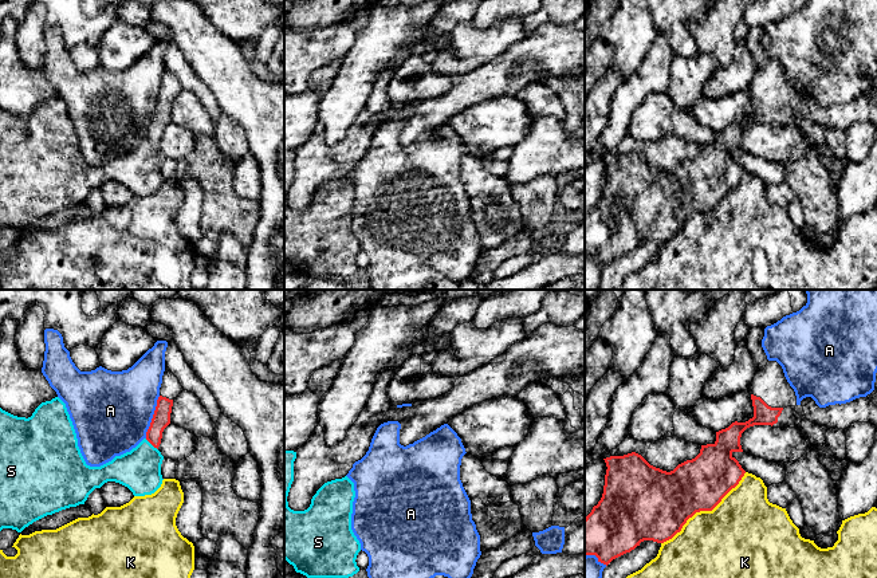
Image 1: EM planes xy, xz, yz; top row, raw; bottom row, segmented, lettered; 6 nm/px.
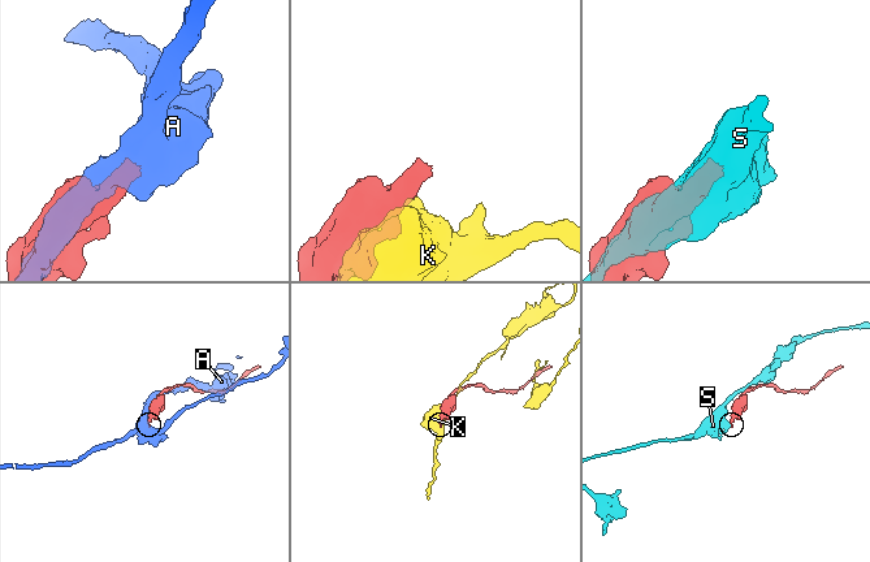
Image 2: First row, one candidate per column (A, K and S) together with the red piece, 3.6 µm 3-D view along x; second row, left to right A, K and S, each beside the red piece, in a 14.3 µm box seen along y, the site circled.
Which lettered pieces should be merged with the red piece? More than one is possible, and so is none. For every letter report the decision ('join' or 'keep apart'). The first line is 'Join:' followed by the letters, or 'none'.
Join: none
A: keep apart
K: keep apart
S: keep apart

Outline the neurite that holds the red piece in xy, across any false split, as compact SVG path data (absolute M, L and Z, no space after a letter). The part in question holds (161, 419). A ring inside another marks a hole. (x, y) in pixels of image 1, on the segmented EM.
M169 370L164 371L157 406L146 432L146 440L158 449L164 429L170 424L173 400L182 392L178 378Z

